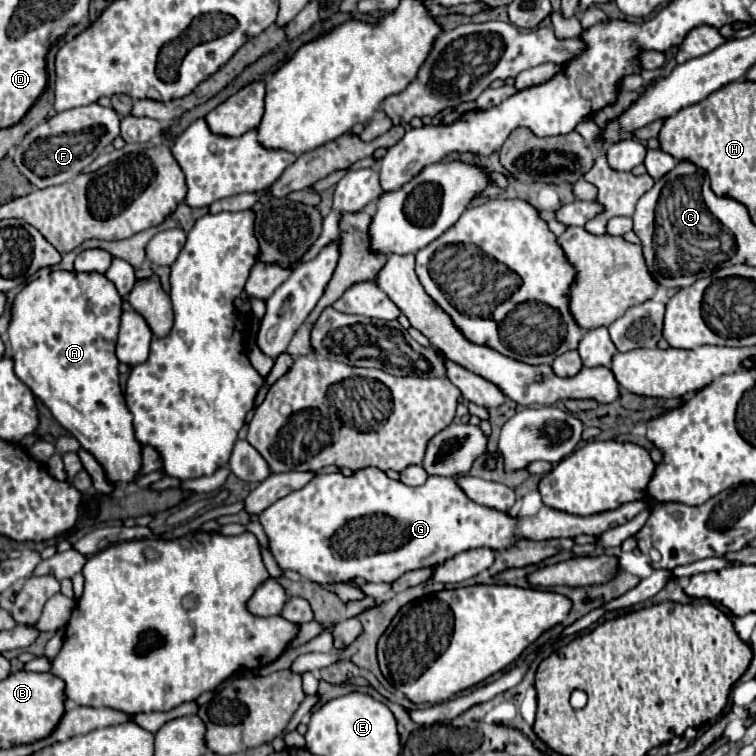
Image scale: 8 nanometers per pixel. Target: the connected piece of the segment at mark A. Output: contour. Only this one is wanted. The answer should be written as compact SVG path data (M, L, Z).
M43 271L15 297L13 319L9 325L15 375L49 407L53 417L81 443L81 447L97 459L115 489L133 483L141 473L141 443L135 439L131 413L121 395L119 361L115 357L119 319L123 313L121 303L123 299L117 295L117 289L101 273Z

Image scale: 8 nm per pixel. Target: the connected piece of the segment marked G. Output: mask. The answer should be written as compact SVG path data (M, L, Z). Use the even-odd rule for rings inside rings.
M365 467L349 477L343 473L317 473L305 487L269 505L259 521L283 571L297 571L319 585L347 583L357 577L369 583L391 583L407 571L439 565L469 549L509 547L519 537L543 541L581 533L601 535L631 521L645 507L645 501L633 501L589 517L543 507L535 517L521 519L473 503L453 477L433 475L421 487L409 487L389 479L377 467Z

